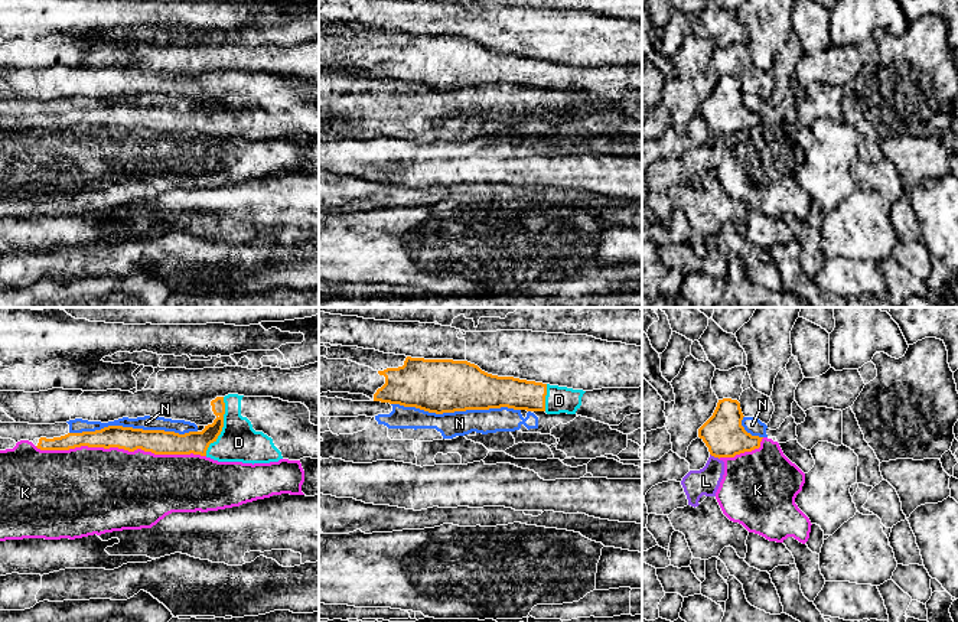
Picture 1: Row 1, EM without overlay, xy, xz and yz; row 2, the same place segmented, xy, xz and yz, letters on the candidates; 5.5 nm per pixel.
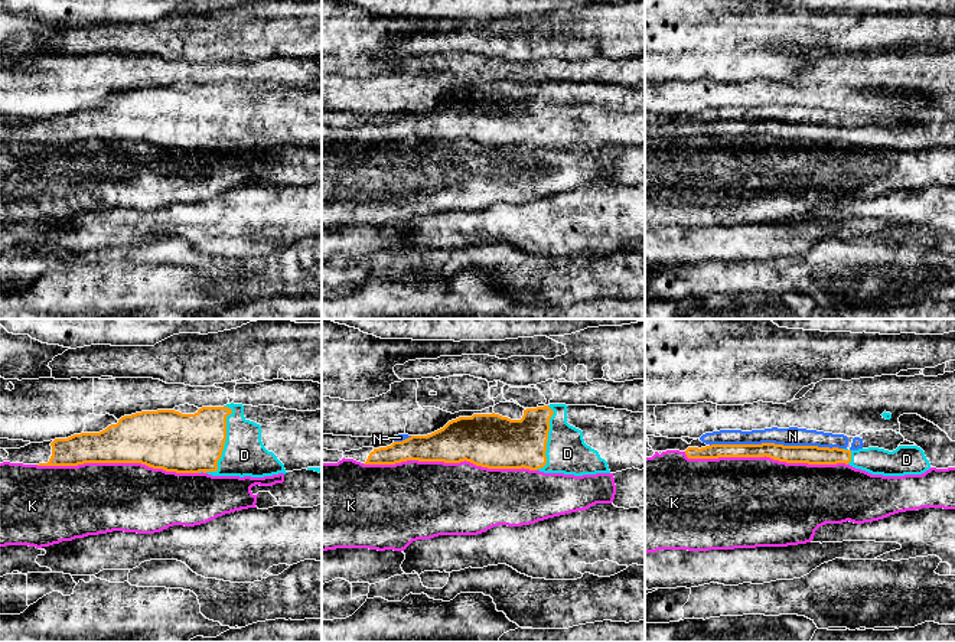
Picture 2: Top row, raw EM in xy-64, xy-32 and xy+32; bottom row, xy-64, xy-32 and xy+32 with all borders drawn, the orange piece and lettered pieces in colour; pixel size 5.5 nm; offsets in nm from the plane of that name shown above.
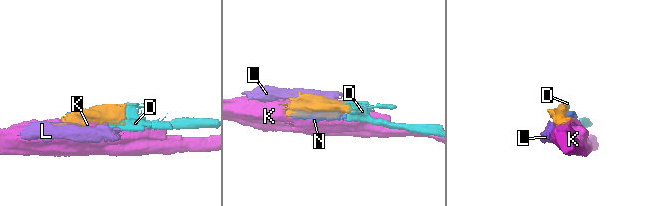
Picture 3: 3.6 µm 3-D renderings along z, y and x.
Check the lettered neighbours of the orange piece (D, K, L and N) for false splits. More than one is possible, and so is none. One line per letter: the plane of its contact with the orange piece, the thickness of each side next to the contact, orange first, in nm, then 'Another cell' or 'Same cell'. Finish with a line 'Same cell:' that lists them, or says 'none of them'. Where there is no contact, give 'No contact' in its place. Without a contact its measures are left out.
D: Touches orange in xy. Thickness 130 nm (orange) against 220 nm. Same cell
K: Touches orange in xy. Thickness 140 nm (orange) against 460 nm. Another cell
L: Touches orange in yz. Thickness 240 nm (orange) against 150 nm. Another cell
N: Touches orange in xz. Thickness 300 nm (orange) against 140 nm. Another cell
Same cell: D

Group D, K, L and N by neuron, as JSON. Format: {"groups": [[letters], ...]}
{"groups": [["D"], ["K"], ["L"], ["N"]]}

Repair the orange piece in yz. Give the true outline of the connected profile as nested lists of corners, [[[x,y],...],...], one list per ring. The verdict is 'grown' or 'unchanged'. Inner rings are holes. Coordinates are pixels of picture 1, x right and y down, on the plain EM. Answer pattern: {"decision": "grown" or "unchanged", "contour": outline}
{"decision": "unchanged", "contour": [[[718,76],[713,92],[698,105],[698,114],[711,133],[734,134],[760,124],[763,114],[747,110],[742,102],[743,94],[737,76]]]}

